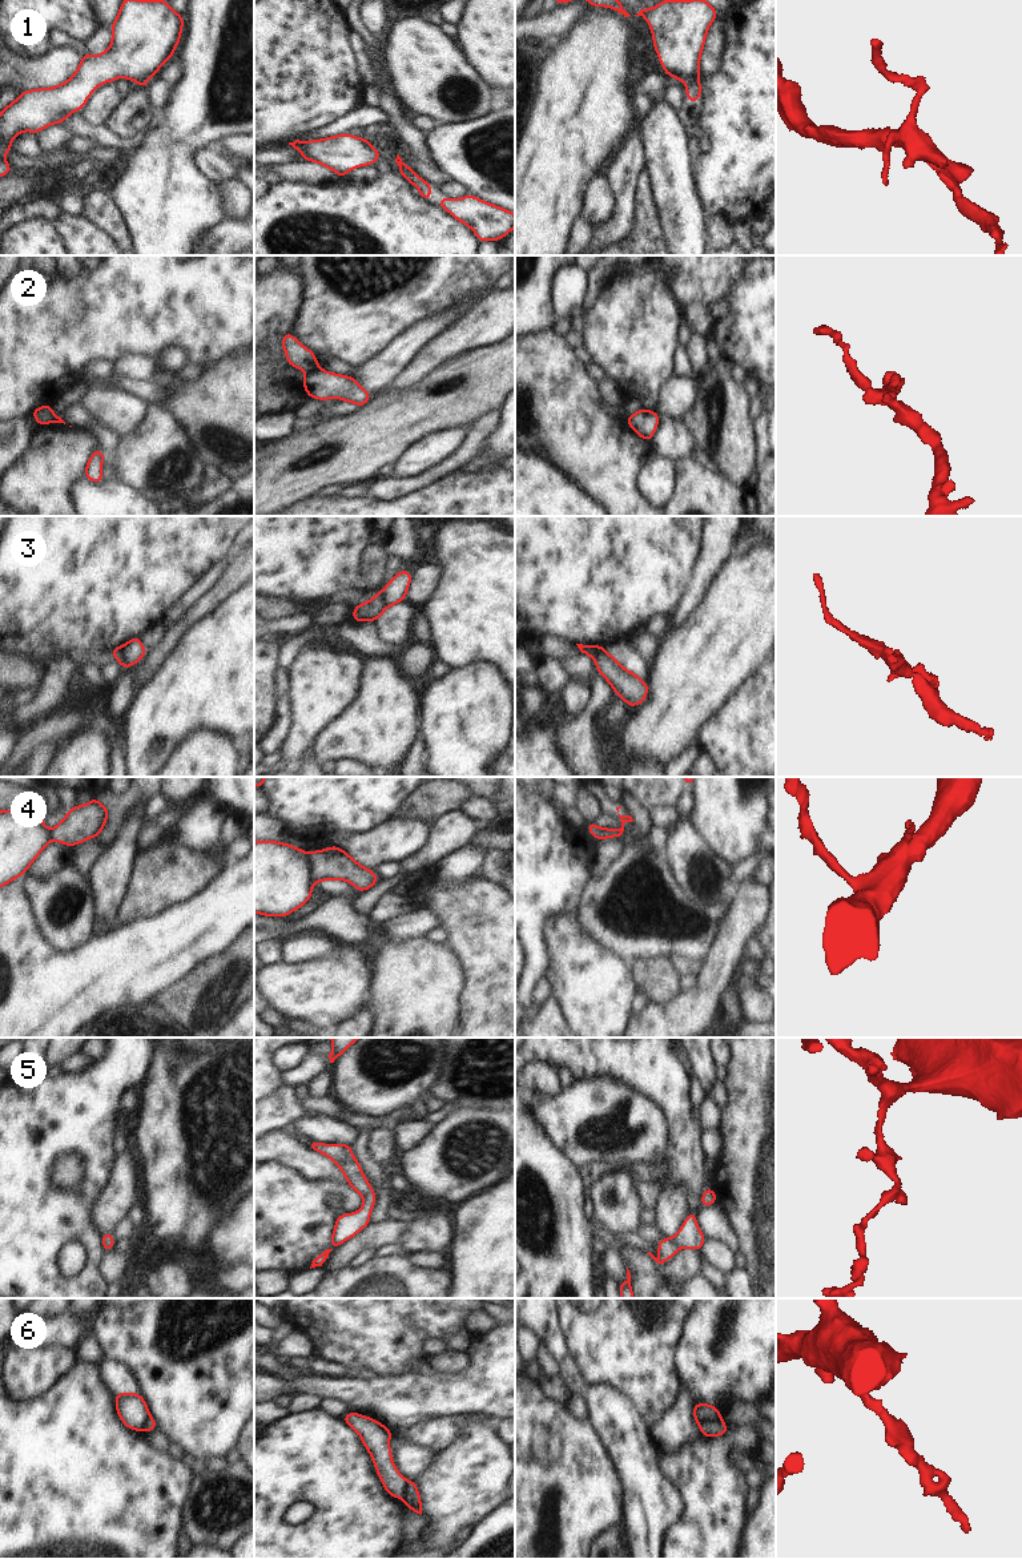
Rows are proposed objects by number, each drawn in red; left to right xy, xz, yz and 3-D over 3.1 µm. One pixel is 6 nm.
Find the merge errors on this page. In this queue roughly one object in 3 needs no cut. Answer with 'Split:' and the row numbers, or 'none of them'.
Split: 1, 2, 3, 4, 6.

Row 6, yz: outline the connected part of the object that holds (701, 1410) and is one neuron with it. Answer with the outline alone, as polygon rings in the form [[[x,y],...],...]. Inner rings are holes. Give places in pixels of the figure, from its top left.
[[[700,1402],[697,1405],[693,1405],[692,1414],[693,1414],[695,1421],[699,1423],[700,1421],[705,1418],[717,1417],[721,1413],[719,1411],[716,1406]]]

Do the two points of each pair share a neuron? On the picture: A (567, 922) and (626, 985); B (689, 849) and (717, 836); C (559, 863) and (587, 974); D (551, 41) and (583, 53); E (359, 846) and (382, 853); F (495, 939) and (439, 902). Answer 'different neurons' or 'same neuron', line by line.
A: same neuron
B: different neurons
C: different neurons
D: different neurons
E: same neuron
F: same neuron

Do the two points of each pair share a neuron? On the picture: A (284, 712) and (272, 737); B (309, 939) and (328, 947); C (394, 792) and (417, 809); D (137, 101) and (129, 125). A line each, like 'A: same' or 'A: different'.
A: same
B: same
C: different
D: same

